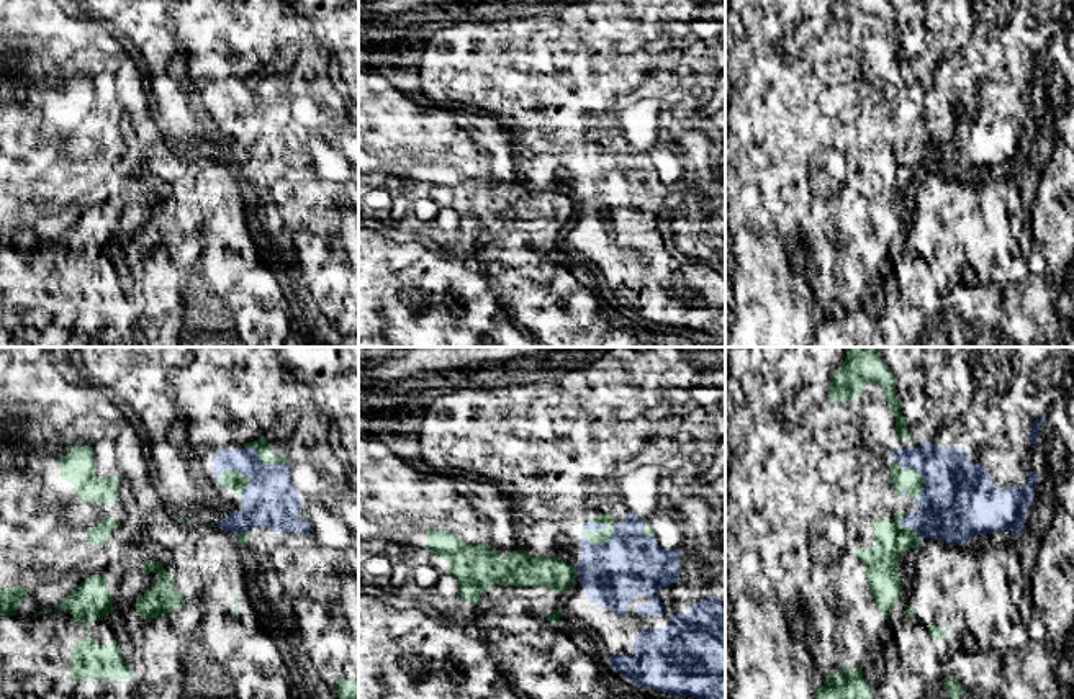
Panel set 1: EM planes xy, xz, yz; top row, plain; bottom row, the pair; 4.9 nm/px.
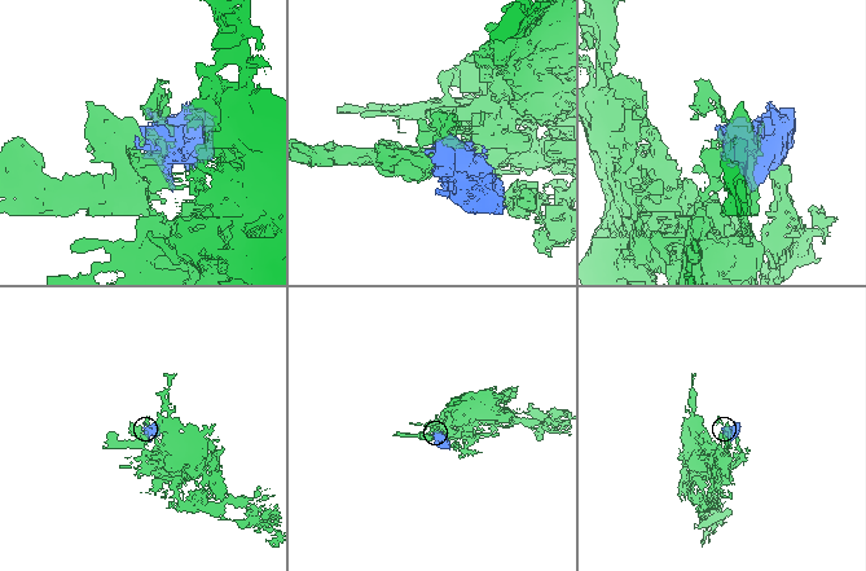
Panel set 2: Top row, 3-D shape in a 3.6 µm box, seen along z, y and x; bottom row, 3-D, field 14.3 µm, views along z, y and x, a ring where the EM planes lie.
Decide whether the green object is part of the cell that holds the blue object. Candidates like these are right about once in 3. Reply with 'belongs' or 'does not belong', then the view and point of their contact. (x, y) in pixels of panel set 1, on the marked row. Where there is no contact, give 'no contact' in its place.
does not belong | xy (248, 477)

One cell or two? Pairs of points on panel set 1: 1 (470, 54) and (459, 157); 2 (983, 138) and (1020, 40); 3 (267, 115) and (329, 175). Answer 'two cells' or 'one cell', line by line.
1: two cells
2: one cell
3: one cell

